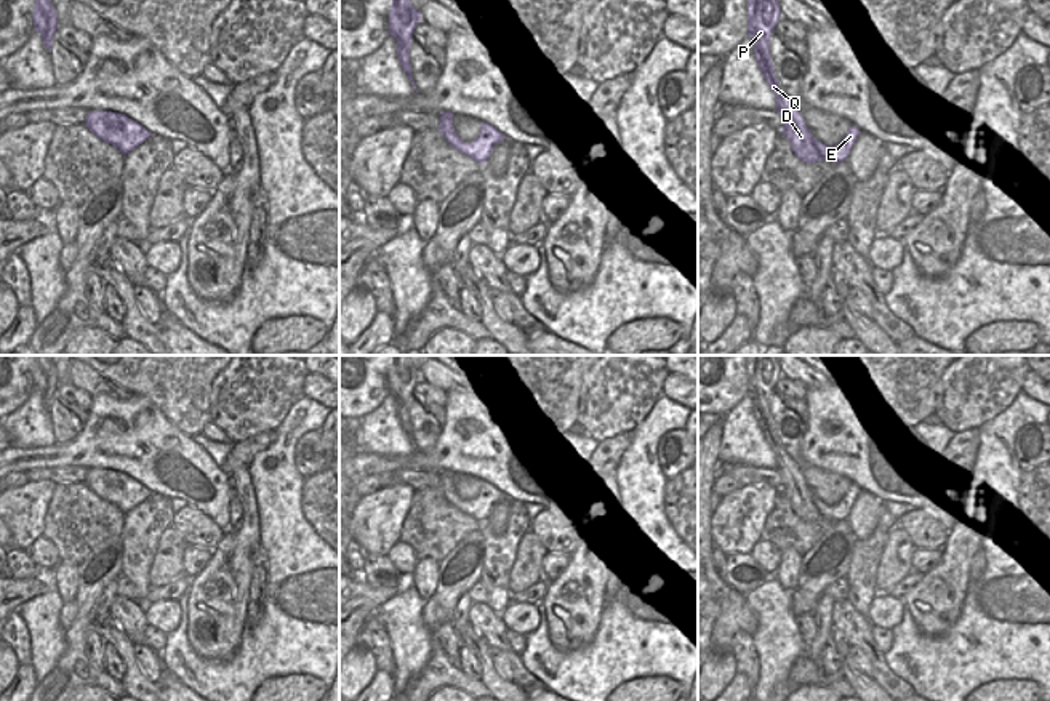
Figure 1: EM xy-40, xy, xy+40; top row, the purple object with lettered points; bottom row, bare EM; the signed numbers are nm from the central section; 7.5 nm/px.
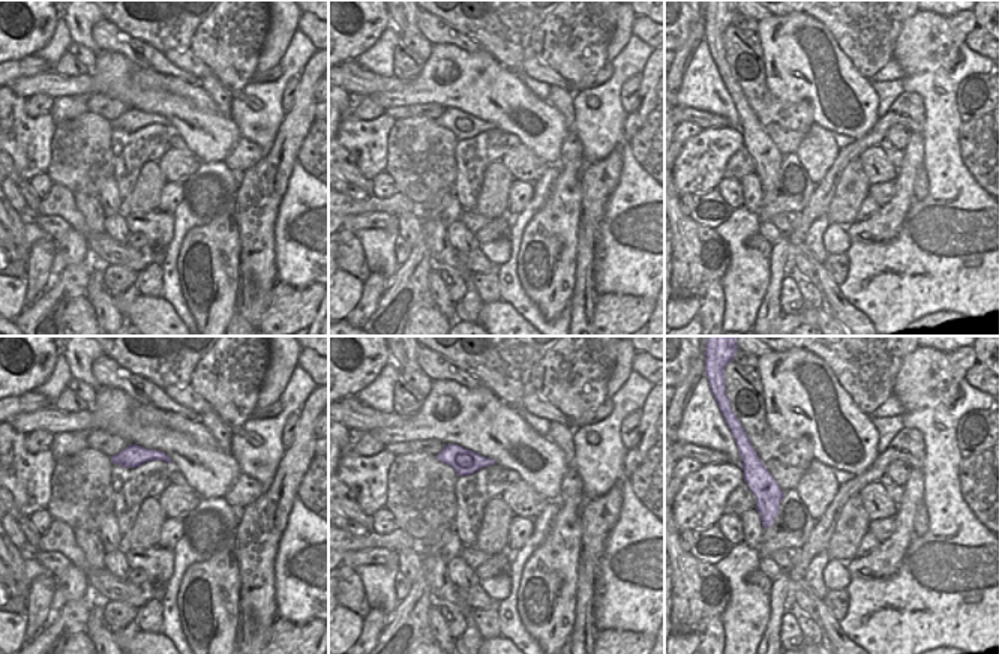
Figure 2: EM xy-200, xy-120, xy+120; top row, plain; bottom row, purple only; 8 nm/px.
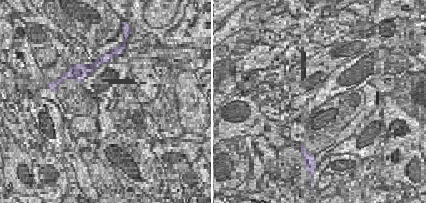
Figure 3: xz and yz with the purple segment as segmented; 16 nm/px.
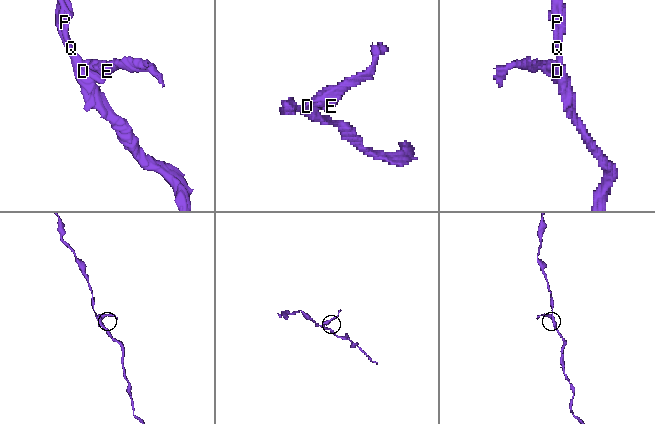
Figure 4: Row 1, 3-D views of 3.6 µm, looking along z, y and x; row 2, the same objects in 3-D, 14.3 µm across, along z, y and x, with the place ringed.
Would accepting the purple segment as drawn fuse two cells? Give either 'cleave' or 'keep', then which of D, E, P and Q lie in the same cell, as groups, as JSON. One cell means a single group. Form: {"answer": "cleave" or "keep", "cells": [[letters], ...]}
{"answer": "cleave", "cells": [["D", "P", "Q"], ["E"]]}

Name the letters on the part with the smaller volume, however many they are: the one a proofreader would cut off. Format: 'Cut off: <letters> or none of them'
Cut off: E.

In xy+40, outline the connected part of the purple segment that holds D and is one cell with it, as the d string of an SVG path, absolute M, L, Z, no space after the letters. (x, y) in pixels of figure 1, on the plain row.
M747 355L747 394L754 402L757 424L775 451L776 469L783 480L781 491L788 496L792 511L805 522L816 522L823 515L813 503L813 493L792 458L779 447L775 424L770 416L770 395L781 376L776 355Z

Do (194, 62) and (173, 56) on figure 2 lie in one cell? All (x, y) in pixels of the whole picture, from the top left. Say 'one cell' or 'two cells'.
one cell

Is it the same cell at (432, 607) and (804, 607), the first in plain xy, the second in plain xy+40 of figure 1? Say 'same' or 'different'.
same

